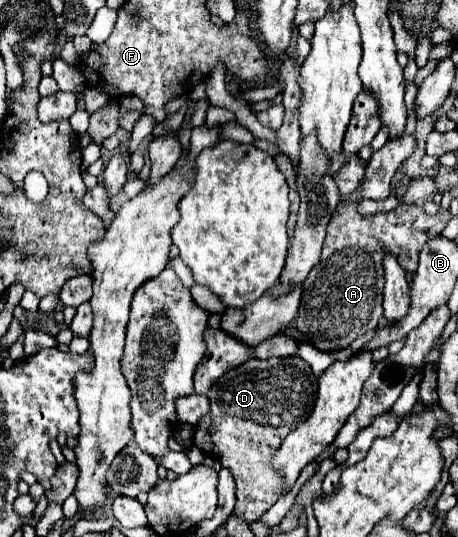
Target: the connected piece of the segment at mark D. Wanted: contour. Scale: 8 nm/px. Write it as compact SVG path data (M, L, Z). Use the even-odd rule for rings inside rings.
M297 355L291 357L273 357L267 361L259 361L257 367L251 367L251 363L243 363L235 369L229 369L207 393L209 397L209 413L195 425L191 439L193 447L199 447L205 455L217 457L225 469L233 473L235 479L235 511L245 521L257 521L279 497L281 497L281 485L283 477L275 473L271 467L271 457L279 449L281 441L297 427L301 425L315 403L317 397L317 377L311 373L311 367Z

